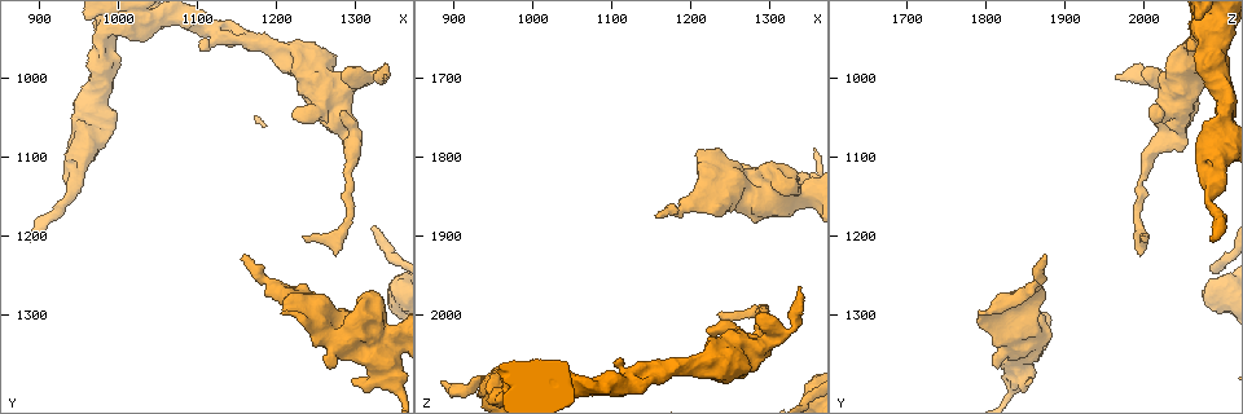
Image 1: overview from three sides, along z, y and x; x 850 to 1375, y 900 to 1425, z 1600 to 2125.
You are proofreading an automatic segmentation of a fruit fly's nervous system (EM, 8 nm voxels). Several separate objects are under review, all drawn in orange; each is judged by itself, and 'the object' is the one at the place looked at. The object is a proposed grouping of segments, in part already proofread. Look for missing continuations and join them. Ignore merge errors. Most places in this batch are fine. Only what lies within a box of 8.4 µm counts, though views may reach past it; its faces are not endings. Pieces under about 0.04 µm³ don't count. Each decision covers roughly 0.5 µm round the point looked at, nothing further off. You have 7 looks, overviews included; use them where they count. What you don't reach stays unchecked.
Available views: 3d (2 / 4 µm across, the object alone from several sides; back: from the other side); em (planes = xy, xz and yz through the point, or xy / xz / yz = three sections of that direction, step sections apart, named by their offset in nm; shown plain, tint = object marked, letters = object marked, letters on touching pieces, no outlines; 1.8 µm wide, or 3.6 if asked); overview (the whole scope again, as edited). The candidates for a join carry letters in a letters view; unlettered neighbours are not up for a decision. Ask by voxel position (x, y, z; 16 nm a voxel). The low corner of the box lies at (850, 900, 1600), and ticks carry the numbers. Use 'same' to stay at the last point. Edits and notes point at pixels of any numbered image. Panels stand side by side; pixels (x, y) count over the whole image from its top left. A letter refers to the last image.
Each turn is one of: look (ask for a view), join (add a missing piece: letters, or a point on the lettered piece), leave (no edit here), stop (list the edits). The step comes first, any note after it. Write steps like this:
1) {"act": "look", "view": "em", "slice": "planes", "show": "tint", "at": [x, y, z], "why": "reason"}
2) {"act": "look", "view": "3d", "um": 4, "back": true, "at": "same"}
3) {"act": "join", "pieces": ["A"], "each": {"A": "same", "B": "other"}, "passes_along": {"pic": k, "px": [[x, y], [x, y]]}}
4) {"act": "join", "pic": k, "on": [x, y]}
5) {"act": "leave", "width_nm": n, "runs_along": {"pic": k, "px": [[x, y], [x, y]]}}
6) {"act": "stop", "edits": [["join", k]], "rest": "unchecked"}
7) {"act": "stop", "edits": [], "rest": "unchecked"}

{"act": "look", "view": "em", "slice": "planes", "show": "letters", "at": [1155, 1225, 1875], "why": "an open end"}

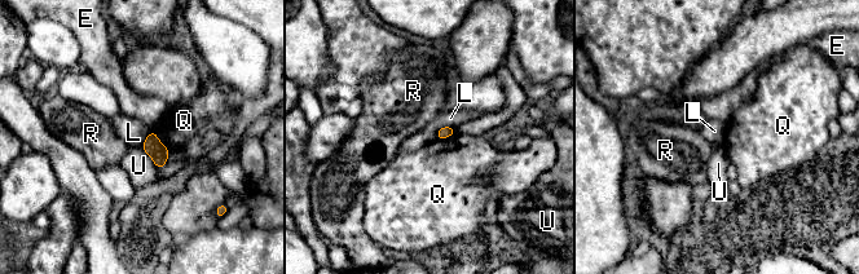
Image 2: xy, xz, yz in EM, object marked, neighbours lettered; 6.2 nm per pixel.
{"act": "leave", "each": {"E": "other", "L": "other", "Q": "other", "R": "other", "U": "other"}, "border": {"pic": 2, "px": [[456, 127], [441, 127], [435, 138]]}, "found": "no lettered piece goes on from it"}

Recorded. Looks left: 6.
{"act": "look", "view": "em", "slice": "planes", "show": "letters", "at": [1240, 1205, 2000], "why": "free end"}

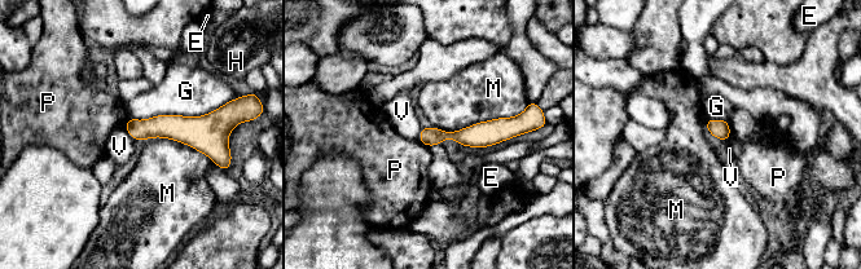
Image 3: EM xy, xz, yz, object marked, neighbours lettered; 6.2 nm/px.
{"act": "leave", "each": {"E": "other", "G": "other", "H": "other", "M": "other", "P": "other", "V": "other"}, "border": {"pic": 3, "px": [[421, 127], [420, 141]]}, "found": "none of them fits"}

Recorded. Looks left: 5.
{"act": "look", "view": "em", "slice": "planes", "show": "letters", "at": [885, 1205, 2085], "why": "branch stops here"}

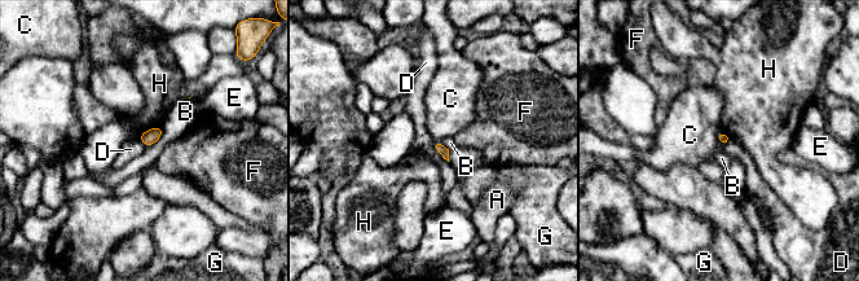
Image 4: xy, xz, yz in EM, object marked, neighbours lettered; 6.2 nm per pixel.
{"act": "leave", "each": {"A": "other", "B": "other", "C": "other", "D": "other", "E": "other", "F": "other", "G": "other", "H": "other"}, "border": {"pic": 4, "px": [[434, 141], [434, 148], [448, 162]]}, "found": "none of them fits"}

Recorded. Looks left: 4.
{"act": "stop", "edits": [], "rest": "unchecked"}

